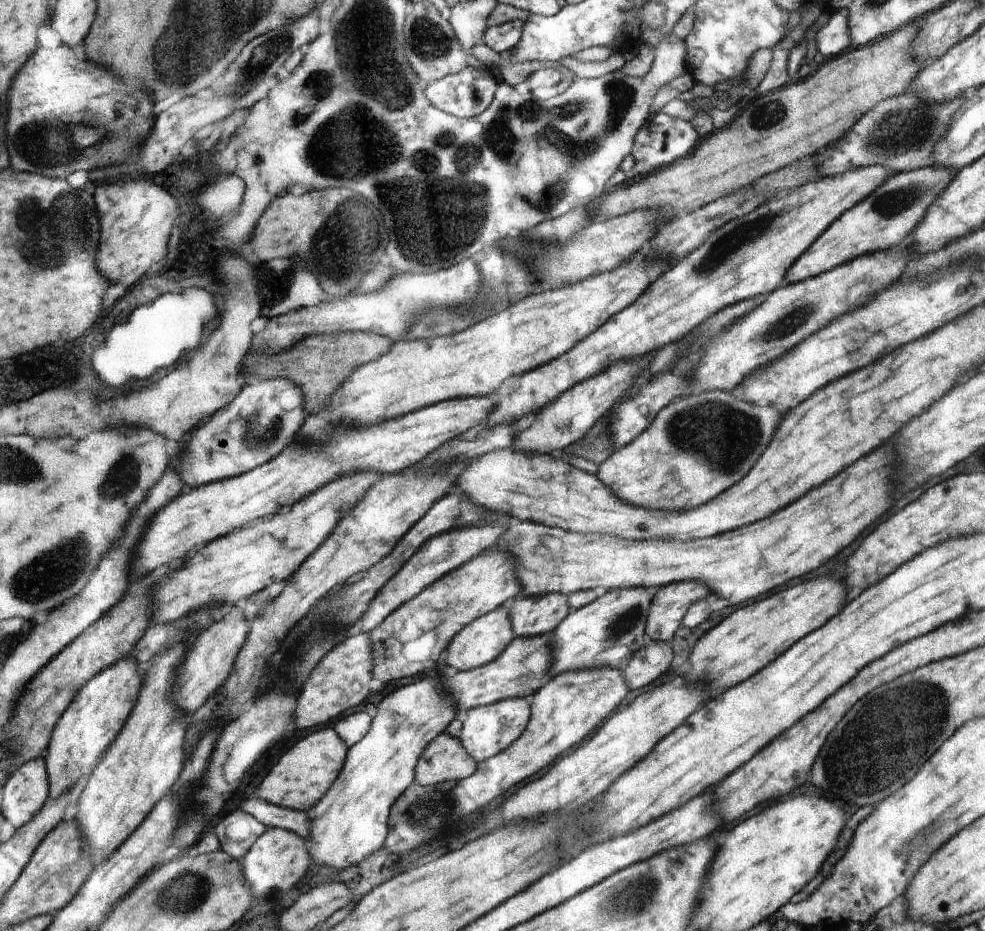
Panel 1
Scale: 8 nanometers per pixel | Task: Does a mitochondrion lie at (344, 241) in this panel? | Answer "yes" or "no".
yes

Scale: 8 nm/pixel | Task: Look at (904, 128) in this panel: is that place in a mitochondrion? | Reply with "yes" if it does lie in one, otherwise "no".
yes

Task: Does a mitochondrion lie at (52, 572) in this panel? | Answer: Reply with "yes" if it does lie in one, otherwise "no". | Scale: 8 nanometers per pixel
yes

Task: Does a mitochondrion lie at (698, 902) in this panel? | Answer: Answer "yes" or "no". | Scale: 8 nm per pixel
no

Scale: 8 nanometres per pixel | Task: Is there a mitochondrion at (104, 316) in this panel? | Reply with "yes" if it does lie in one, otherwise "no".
no

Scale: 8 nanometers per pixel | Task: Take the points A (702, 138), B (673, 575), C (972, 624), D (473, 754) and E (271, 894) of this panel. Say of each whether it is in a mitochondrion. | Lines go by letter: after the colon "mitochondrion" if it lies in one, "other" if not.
A: other
B: other
C: other
D: other
E: mitochondrion

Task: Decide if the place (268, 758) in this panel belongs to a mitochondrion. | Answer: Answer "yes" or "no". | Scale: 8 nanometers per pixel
no

